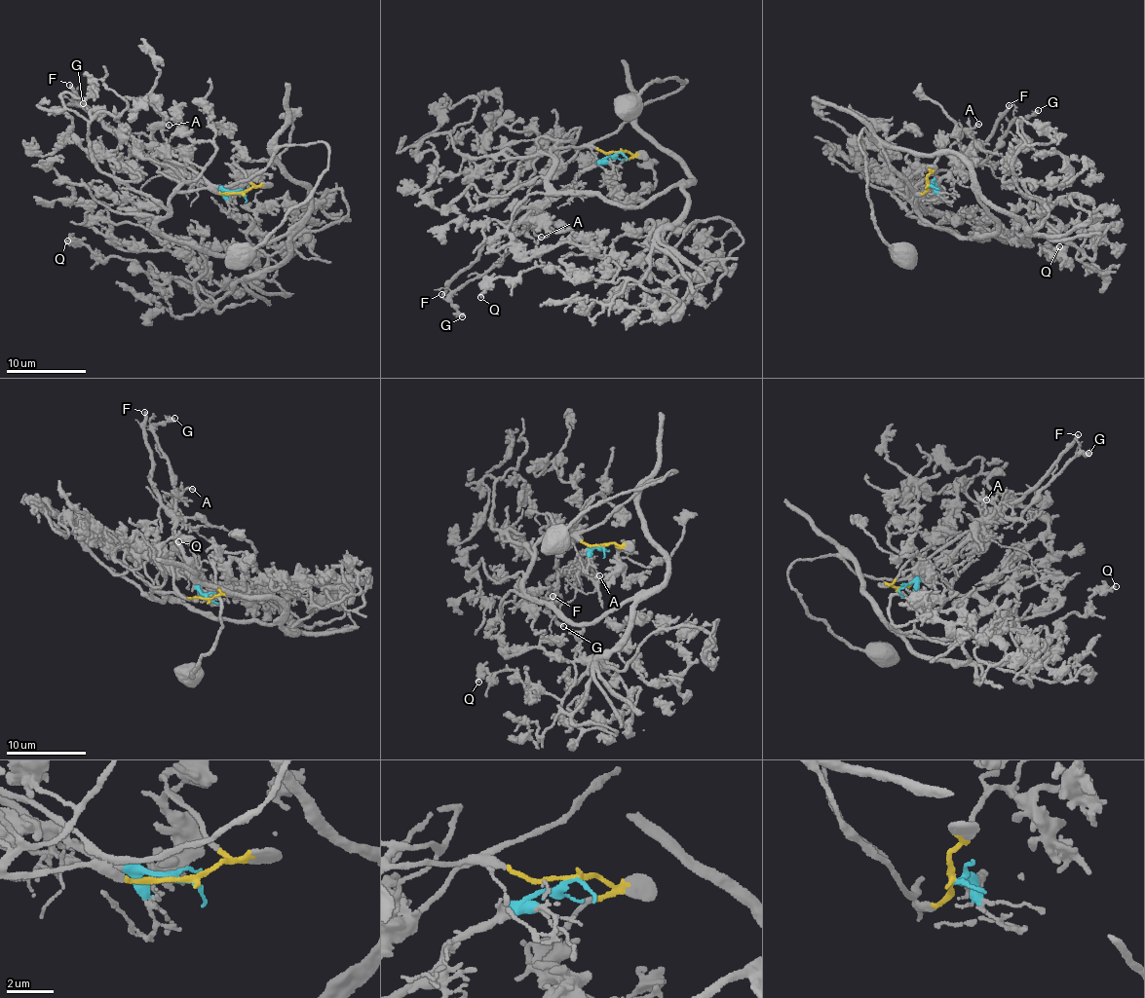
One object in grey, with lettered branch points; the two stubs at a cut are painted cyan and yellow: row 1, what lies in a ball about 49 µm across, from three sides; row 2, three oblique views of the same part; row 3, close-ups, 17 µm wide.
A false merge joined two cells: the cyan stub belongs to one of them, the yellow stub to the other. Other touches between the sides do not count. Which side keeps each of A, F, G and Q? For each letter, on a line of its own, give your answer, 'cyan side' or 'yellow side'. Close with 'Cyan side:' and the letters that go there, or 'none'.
A: cyan side
F: cyan side
G: cyan side
Q: yellow side
Cyan side: A, F, G

